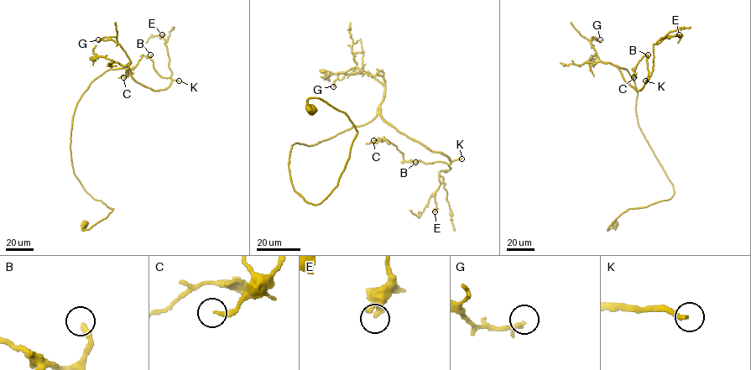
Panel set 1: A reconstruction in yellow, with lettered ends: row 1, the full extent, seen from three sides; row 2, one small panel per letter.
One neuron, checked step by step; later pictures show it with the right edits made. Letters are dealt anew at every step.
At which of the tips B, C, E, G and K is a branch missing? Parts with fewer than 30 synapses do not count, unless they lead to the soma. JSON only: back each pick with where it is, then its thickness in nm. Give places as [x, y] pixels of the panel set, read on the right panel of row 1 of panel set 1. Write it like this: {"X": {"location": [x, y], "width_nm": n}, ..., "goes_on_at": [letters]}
{"B": {"location": [648, 54], "width_nm": 280}, "K": {"location": [645, 80], "width_nm": 240}, "goes_on_at": ["B", "K"]}

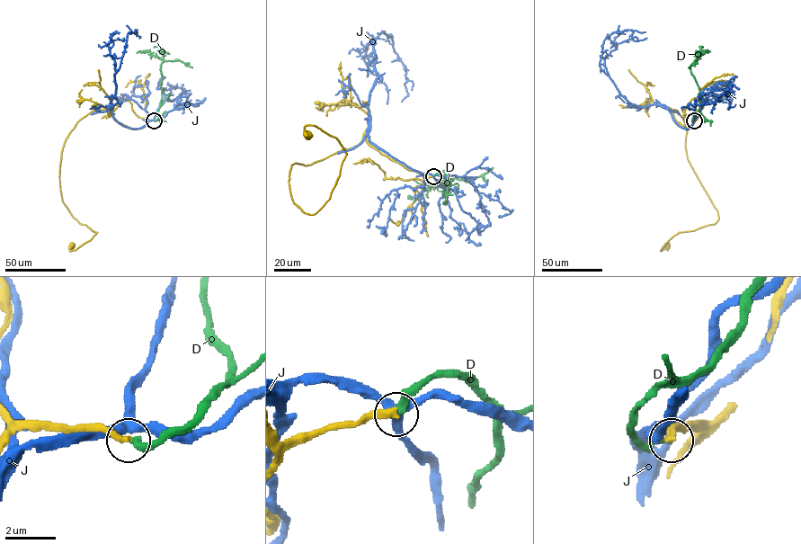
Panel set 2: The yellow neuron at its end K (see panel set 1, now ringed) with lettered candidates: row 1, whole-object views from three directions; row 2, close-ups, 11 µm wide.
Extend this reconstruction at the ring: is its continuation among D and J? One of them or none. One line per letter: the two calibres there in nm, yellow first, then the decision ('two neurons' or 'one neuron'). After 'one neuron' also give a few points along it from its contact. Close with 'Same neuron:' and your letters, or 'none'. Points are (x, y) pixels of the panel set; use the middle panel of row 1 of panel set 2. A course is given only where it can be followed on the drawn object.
D: calibres 240 and 220 nm; two neurons
J: calibres 320 and 320 nm; two neurons
Same neuron: none

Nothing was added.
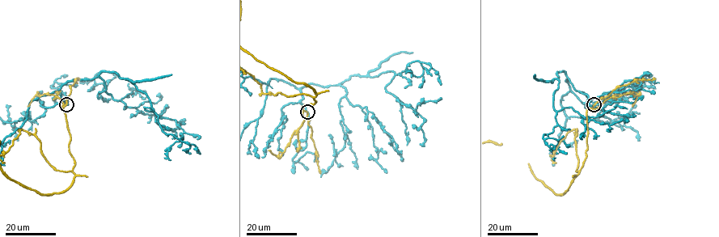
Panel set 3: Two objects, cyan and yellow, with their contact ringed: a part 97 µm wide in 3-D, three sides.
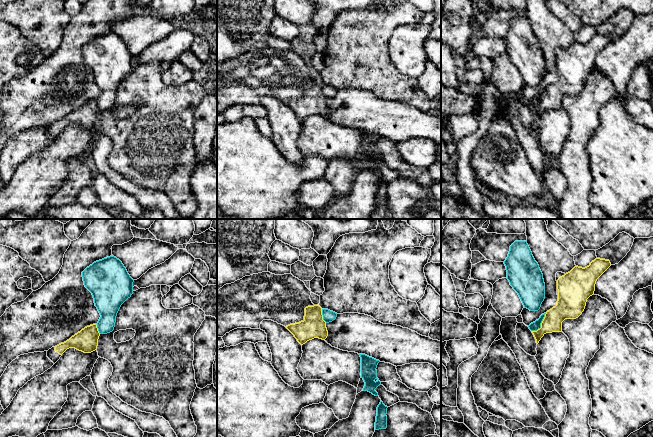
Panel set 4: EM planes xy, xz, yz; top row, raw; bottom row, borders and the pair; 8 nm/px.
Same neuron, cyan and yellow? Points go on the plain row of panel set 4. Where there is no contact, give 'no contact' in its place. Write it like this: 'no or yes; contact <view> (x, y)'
no; contact yz (540, 100)

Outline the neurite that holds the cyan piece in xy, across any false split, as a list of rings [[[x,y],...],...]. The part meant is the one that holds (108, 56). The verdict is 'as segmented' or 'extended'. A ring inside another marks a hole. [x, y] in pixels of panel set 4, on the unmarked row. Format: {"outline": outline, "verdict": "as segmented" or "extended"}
{"outline": [[[114,32],[94,38],[82,48],[82,53],[101,91],[97,99],[99,109],[112,108],[121,81],[133,70],[134,56]]], "verdict": "as segmented"}

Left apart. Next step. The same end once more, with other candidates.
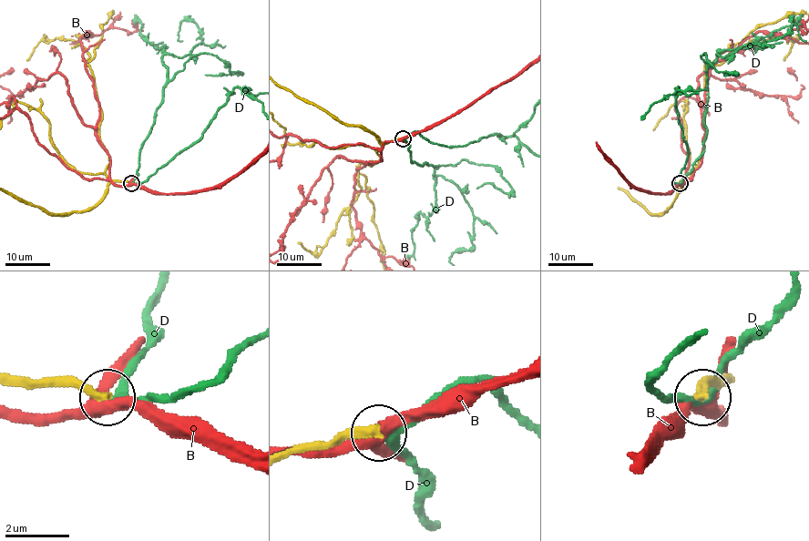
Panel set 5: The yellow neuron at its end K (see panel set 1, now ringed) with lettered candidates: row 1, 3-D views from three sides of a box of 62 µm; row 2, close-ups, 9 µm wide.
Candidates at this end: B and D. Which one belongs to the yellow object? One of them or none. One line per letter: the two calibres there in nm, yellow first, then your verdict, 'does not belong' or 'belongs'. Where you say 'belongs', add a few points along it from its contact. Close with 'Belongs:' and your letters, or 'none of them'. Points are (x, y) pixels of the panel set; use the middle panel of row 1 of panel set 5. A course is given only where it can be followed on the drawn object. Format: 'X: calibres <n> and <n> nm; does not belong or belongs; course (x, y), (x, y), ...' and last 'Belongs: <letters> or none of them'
B: calibres 300 and 400 nm; does not belong
D: calibres 280 and 240 nm; belongs; course (402, 138), (411, 162), (439, 166), (434, 175), (455, 185), (474, 217), (472, 247), (455, 251), (454, 265)
Belongs: D

